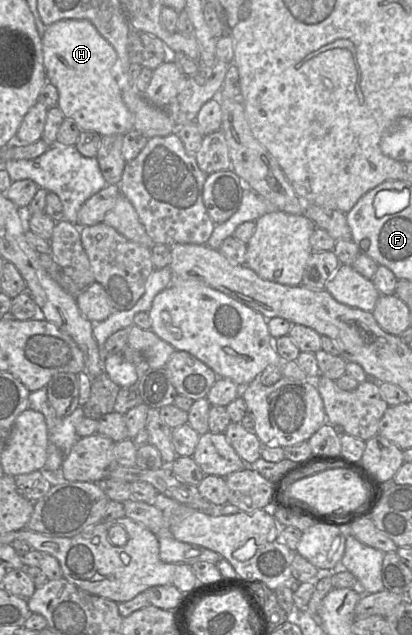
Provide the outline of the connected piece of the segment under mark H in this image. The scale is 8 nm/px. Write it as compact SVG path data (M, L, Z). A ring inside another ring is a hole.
M64 19L46 27L42 36L43 63L47 81L58 91L58 107L65 118L72 119L82 131L93 131L101 137L134 129L133 117L125 105L115 79L117 53L114 47L87 19Z

